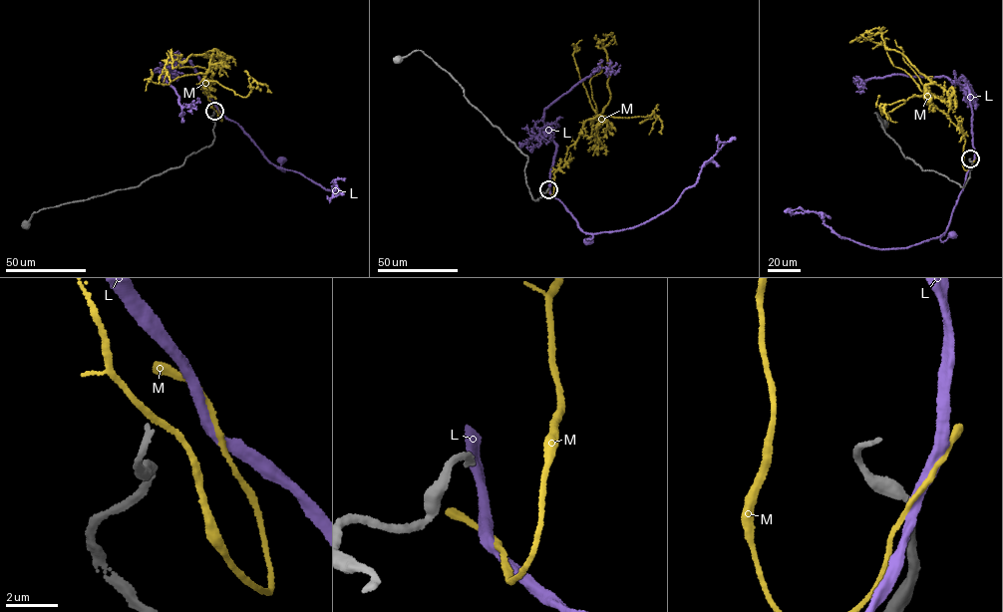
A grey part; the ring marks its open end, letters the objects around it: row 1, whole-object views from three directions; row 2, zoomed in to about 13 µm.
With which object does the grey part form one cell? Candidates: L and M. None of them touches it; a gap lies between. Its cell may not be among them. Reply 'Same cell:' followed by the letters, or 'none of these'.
Same cell: none of these

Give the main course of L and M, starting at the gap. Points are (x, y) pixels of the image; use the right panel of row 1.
L: (973, 159), (940, 240), (952, 235)
M: (975, 158), (965, 169), (962, 132), (924, 98), (929, 80), (901, 53), (886, 49), (881, 33), (849, 43)

